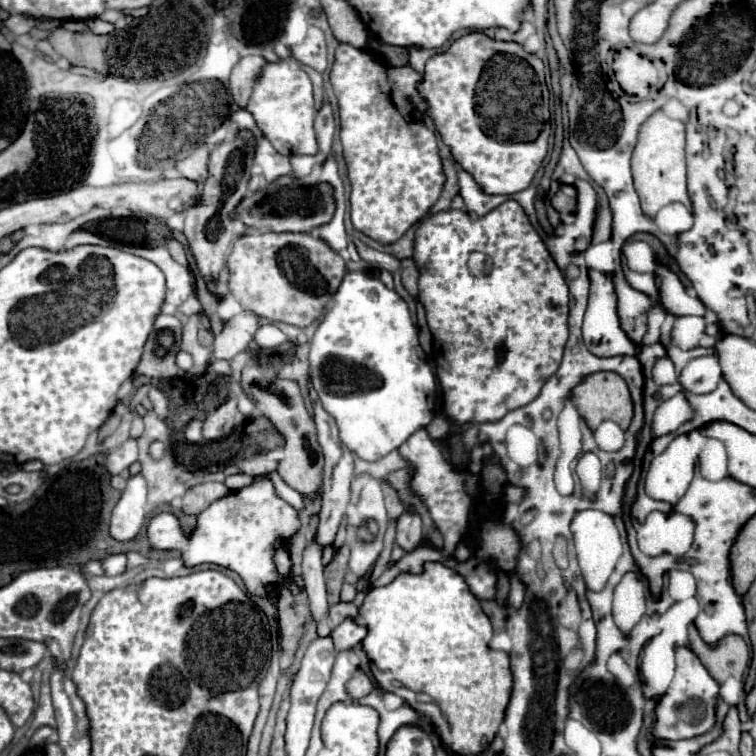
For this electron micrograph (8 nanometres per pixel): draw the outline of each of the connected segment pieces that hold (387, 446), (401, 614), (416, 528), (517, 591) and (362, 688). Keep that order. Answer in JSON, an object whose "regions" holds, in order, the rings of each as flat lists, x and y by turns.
{"regions":[[[347,271,343,277,339,291,335,291,331,299,329,311,311,339,309,361,311,381,319,393,323,409,337,421,339,439,343,439,347,447,359,447,353,449,359,451,359,457,371,457,371,453,373,461,385,457,433,419,435,377,425,361,407,303,365,271]],[[429,561,421,573,399,573,389,585,367,593,353,621,367,627,361,647,369,657,369,669,381,691,399,695,413,711,423,713,439,729,439,737,453,753,479,753,483,739,493,741,511,693,509,655,489,649,487,643,493,637,491,621,455,569,441,561]],[[403,511,397,519,397,545,405,551,413,551,421,543,421,517,411,511]],[[511,577,511,593,509,593,509,603,513,607,519,607,523,603,523,597,525,597,525,585,517,579,517,577]],[[359,673,357,677,347,681,347,693,351,695,351,699,361,699,361,697,369,695,371,689,373,689,373,685,365,673]]]}

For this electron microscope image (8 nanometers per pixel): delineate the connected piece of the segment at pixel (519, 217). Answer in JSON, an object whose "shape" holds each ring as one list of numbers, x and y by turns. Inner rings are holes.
{"shape":[[505,201,503,205,499,205,497,209,489,211,483,217,473,219,469,213,459,211,459,209,449,209,449,211,441,211,441,213,433,213,431,217,423,219,419,229,415,231,415,243,413,243,413,261,419,269,419,301,425,307,425,315,427,315,427,325,429,331,433,335,433,349,435,349,435,373,439,379,441,389,449,389,449,399,445,399,445,415,451,423,455,425,463,425,463,423,489,423,489,421,499,421,507,411,513,411,517,407,527,405,529,401,533,401,543,383,557,371,559,363,561,363,561,355,563,355,563,347,567,341,567,313,569,313,569,289,565,285,565,279,561,275,561,271,557,269,555,261,551,259,543,239,539,237,539,233,533,229,533,225,529,223,523,207,519,207,519,203,515,201],[473,251,481,251,485,255,491,257,491,271,485,275,473,275,467,267,469,255]]}

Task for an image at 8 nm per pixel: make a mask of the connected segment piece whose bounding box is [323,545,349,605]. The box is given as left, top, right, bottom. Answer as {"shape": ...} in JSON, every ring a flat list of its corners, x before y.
{"shape":[[343,545,341,549,335,551,331,563,325,565,325,569,323,569,325,583,327,583,329,605,335,605,339,601,339,591,341,591,341,585,343,585,343,575,345,575,345,569,347,569,347,561,349,561,349,547]]}

